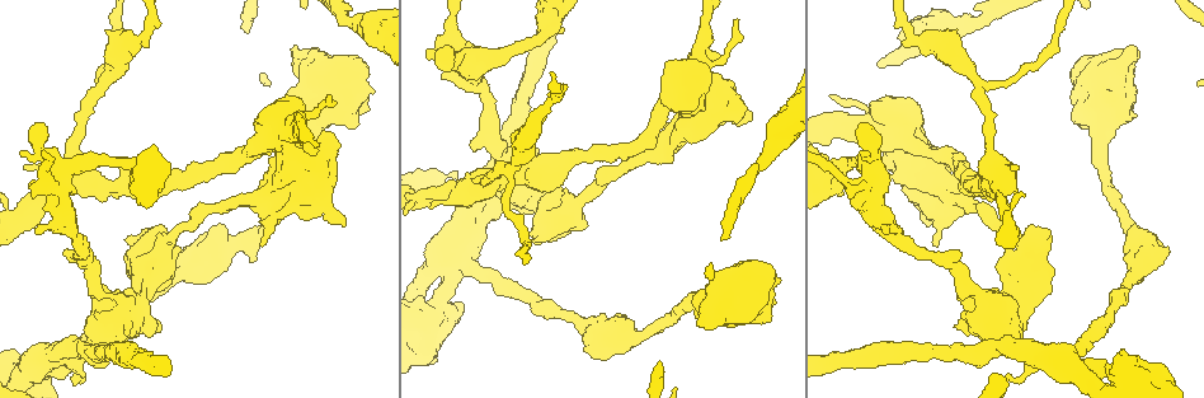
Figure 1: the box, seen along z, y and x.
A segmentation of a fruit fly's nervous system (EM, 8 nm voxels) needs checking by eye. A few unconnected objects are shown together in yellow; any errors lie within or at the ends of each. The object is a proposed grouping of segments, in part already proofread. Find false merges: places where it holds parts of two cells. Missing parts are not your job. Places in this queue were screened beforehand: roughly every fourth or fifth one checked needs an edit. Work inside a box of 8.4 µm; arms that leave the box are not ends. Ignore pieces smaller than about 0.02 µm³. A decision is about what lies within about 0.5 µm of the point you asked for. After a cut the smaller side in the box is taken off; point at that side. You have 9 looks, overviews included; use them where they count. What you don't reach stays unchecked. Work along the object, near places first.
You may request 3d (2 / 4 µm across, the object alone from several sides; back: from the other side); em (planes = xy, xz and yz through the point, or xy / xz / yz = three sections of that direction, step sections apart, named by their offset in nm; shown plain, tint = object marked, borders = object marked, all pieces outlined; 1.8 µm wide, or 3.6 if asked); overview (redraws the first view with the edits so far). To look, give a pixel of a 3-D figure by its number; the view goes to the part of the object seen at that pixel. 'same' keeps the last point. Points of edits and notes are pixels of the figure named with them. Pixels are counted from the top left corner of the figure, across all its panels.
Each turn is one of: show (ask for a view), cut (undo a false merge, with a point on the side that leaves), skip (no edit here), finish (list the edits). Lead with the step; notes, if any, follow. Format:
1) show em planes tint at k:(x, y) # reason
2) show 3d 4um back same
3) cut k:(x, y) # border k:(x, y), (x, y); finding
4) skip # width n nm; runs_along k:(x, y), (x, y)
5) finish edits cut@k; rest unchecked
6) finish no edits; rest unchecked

show em 3.6um planes tint at 1:(710, 104) # sharp bend

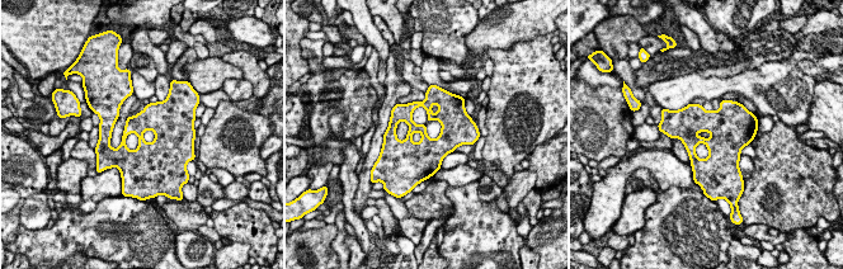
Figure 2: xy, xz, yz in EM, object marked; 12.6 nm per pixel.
skip # continuous, no second cell

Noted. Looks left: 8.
show 3d 4um at 1:(966, 23) # sudden change in width

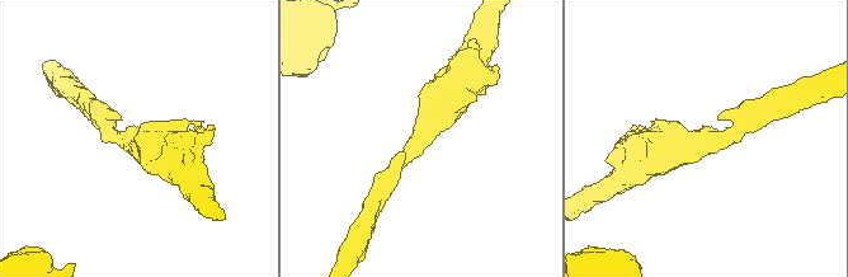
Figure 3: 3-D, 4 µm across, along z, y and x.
show em 3.6um xz step 16 plain at 3:(702, 143) # shape alone is not enough

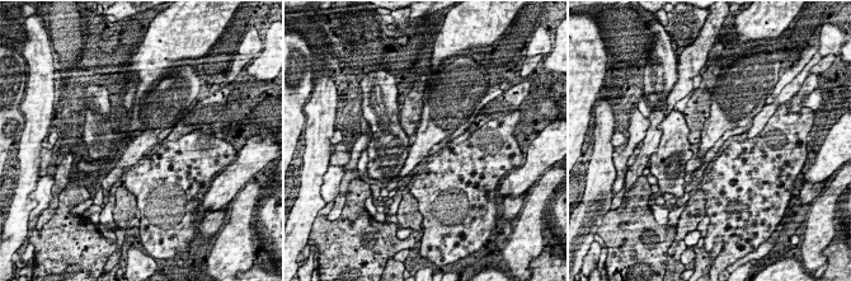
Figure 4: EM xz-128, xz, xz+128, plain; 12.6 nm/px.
show em 3.6um xz step 16 borders same

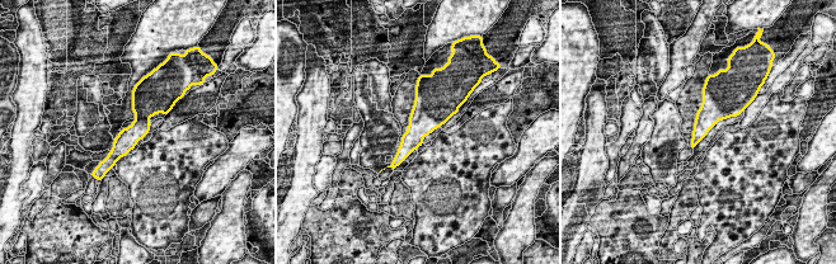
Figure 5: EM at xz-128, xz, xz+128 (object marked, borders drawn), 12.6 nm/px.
skip # runs_along 5:(136, 97), (140, 127), (112, 159); one cell here

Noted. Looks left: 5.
show 3d 4um at 1:(575, 205)

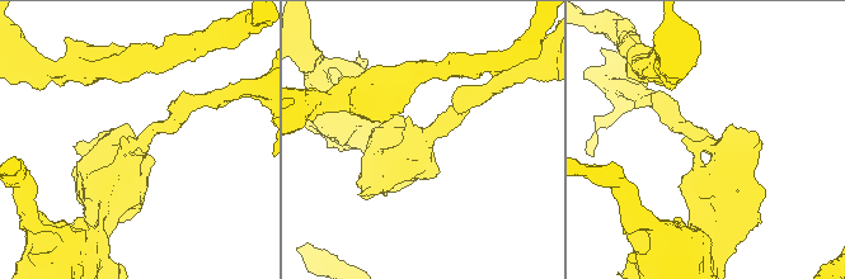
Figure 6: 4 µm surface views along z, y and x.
show em 3.6um planes plain at 6:(140, 143) # need the tissue

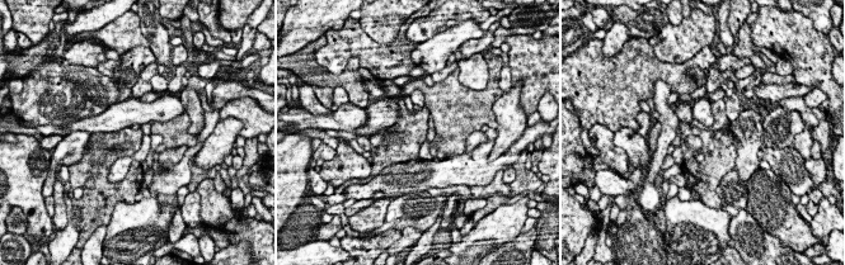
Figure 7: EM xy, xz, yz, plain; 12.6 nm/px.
show em 3.6um planes tint same

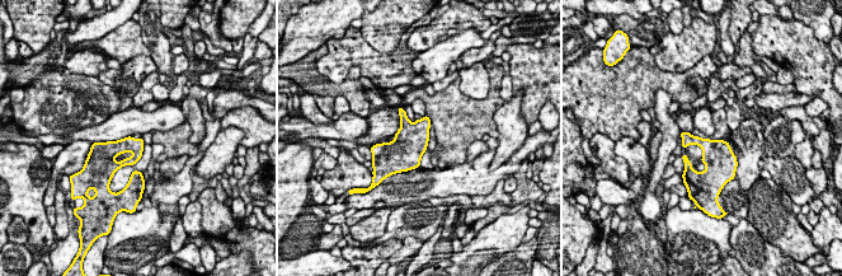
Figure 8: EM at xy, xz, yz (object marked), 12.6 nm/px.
skip # all the same cell

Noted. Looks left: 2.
show em xy step 4 tint at 1:(545, 20) # three arms meet

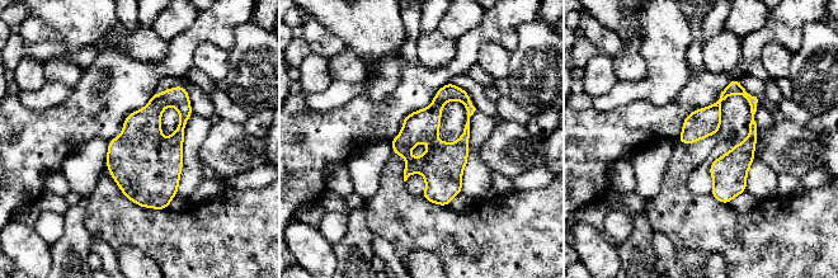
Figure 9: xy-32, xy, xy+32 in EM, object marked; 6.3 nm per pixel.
show em planes tint same # another direction

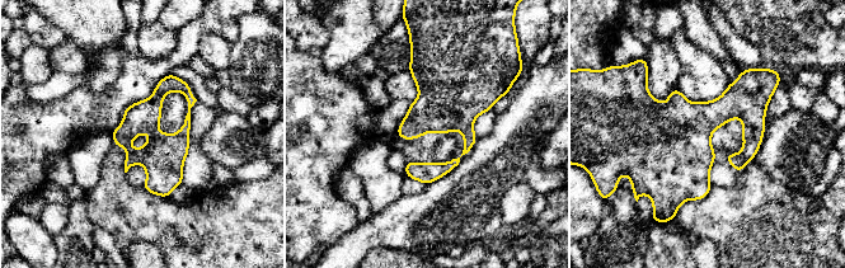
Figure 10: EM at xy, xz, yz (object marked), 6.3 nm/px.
skip # width 200 nm; runs_along 10:(170, 78), (153, 104), (165, 193); continuous, no second cell

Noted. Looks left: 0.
finish no edits; rest unchecked

